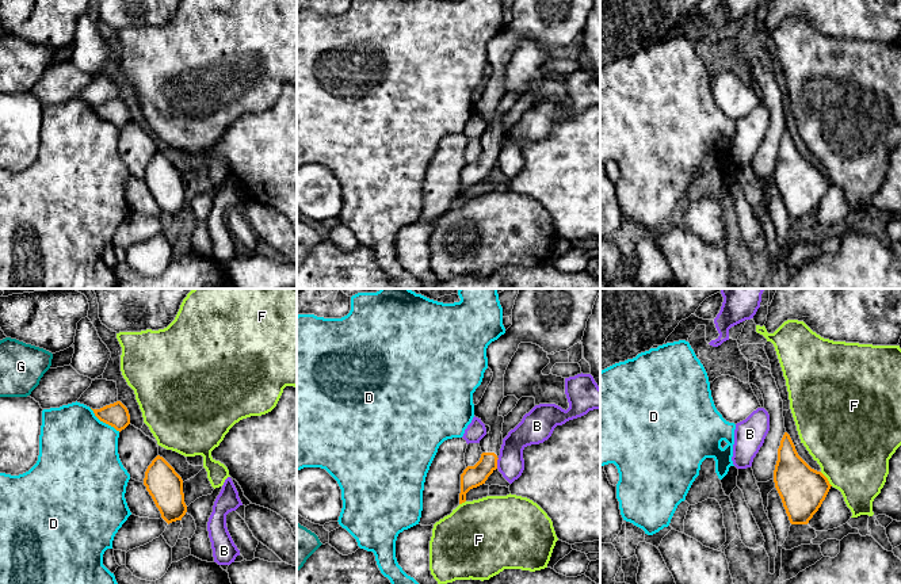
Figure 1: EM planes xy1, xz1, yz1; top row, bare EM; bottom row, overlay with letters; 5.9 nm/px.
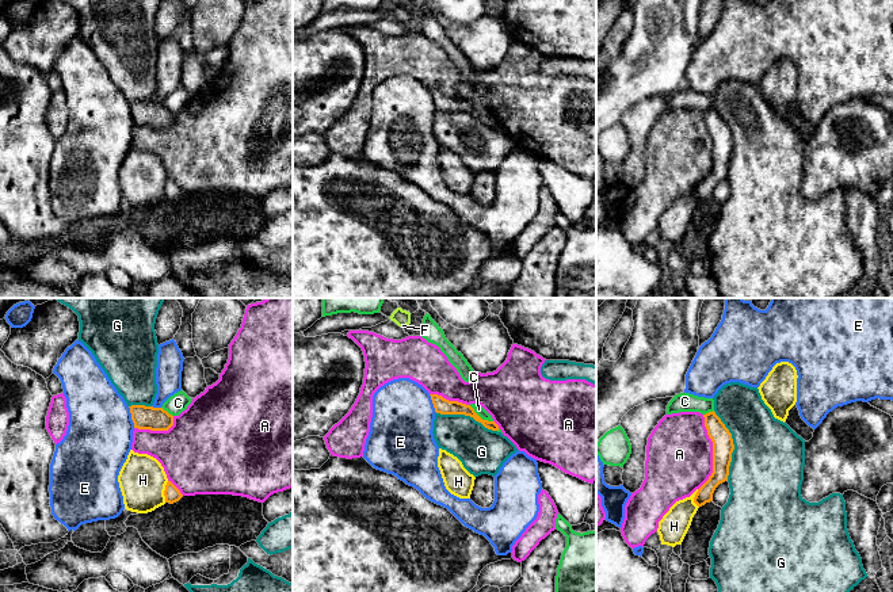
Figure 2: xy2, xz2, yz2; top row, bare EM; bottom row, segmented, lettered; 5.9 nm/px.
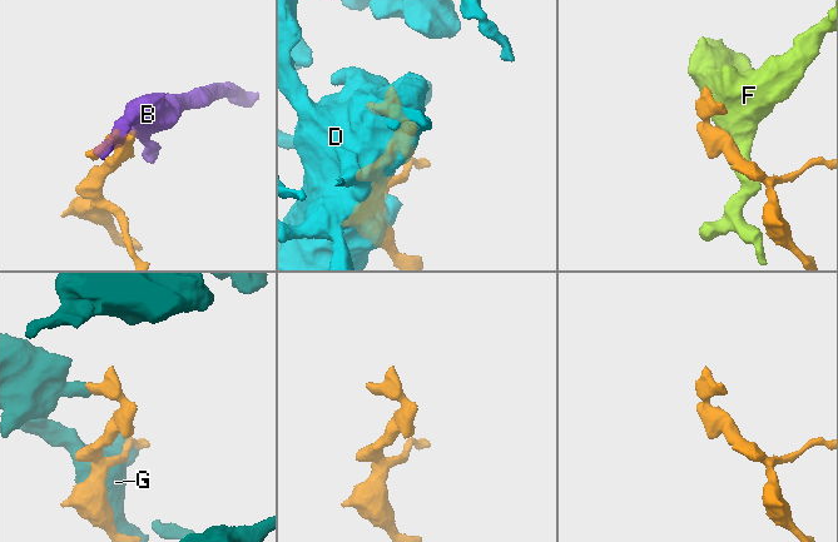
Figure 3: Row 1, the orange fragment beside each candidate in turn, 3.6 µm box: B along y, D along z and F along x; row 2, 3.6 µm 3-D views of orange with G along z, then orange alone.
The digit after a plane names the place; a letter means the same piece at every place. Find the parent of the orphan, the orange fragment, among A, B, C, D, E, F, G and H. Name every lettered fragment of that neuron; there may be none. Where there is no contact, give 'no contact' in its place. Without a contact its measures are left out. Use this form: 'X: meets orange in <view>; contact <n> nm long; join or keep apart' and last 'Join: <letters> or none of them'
A: meets orange in yz2; contact 440 nm long; keep apart
B: meets orange in xz1; contact 70 nm long; keep apart
C: meets orange in xz2; contact 170 nm long; keep apart
D: meets orange in xy1; contact 240 nm long; keep apart
E: meets orange in xy2; contact 130 nm long; keep apart
F: meets orange in yz1; contact 120 nm long; keep apart
G: meets orange in yz2; contact 420 nm long; keep apart
H: meets orange in xy2; contact 130 nm long; keep apart
Join: none of them

